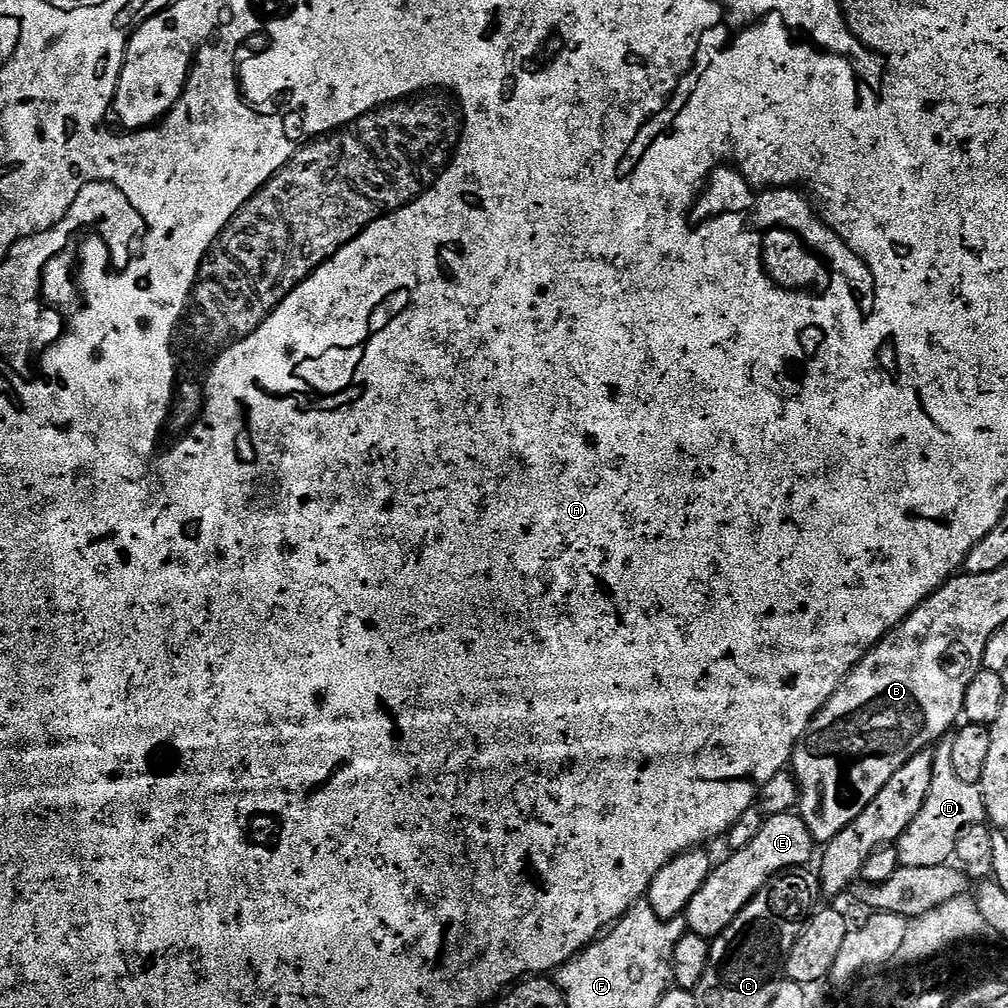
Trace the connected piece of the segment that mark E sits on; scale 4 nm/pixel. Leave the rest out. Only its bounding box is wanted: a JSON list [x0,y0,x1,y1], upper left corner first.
[687,812,814,938]

